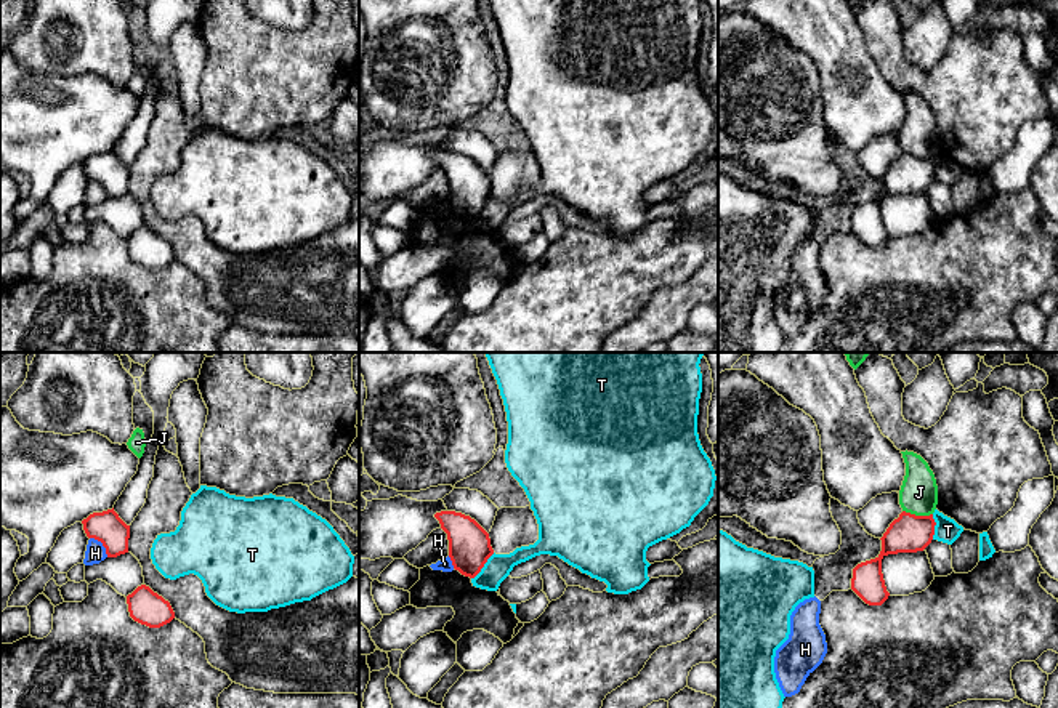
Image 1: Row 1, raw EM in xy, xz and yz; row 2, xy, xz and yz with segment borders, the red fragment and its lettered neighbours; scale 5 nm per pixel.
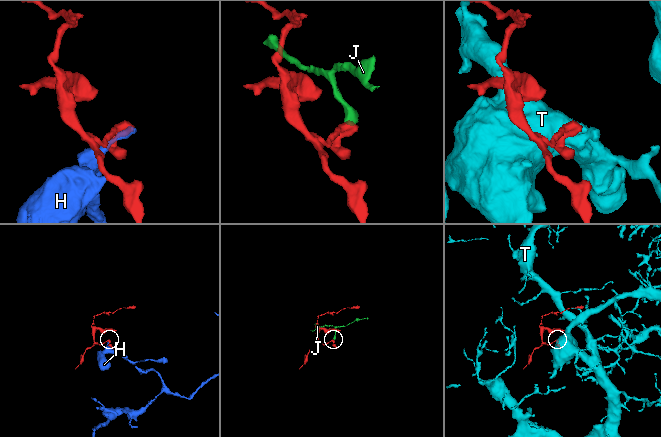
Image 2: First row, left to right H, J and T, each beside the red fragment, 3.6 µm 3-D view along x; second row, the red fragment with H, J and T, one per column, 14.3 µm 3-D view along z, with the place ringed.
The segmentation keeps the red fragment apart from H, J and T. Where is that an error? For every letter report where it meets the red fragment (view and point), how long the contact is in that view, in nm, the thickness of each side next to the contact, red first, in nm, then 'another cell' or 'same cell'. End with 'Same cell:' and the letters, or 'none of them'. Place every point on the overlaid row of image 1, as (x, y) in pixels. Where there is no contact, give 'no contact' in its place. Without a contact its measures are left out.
H: contact xy (103, 545); length 140 nm; calibres 160 and 100 nm; another cell
J: contact yz (917, 516); length 150 nm; calibres 190 and 190 nm; another cell
T: contact xz (483, 566); length 180 nm; calibres 200 and 130 nm; another cell
Same cell: none of them

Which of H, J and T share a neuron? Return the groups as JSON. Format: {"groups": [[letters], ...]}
{"groups": [["H"], ["J"], ["T"]]}

